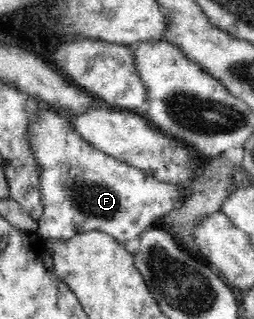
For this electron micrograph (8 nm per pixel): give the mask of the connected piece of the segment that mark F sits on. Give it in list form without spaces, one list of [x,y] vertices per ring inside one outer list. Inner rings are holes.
[[[40,104],[39,108],[35,109],[35,113],[32,113],[27,118],[25,139],[27,141],[28,149],[31,150],[31,155],[34,157],[36,168],[38,169],[39,191],[42,195],[42,202],[44,205],[43,213],[37,220],[38,229],[37,235],[41,236],[45,241],[52,238],[55,240],[71,239],[73,236],[79,235],[79,233],[87,233],[93,230],[103,230],[110,233],[113,237],[117,238],[120,242],[125,243],[129,239],[137,238],[139,233],[143,231],[147,226],[162,219],[167,213],[173,209],[177,209],[179,206],[177,186],[155,179],[149,173],[146,173],[142,169],[133,167],[124,161],[119,161],[114,157],[108,156],[105,153],[97,151],[97,149],[91,148],[91,145],[87,144],[78,133],[73,131],[71,124],[66,120],[66,116],[59,115],[55,109]]]

